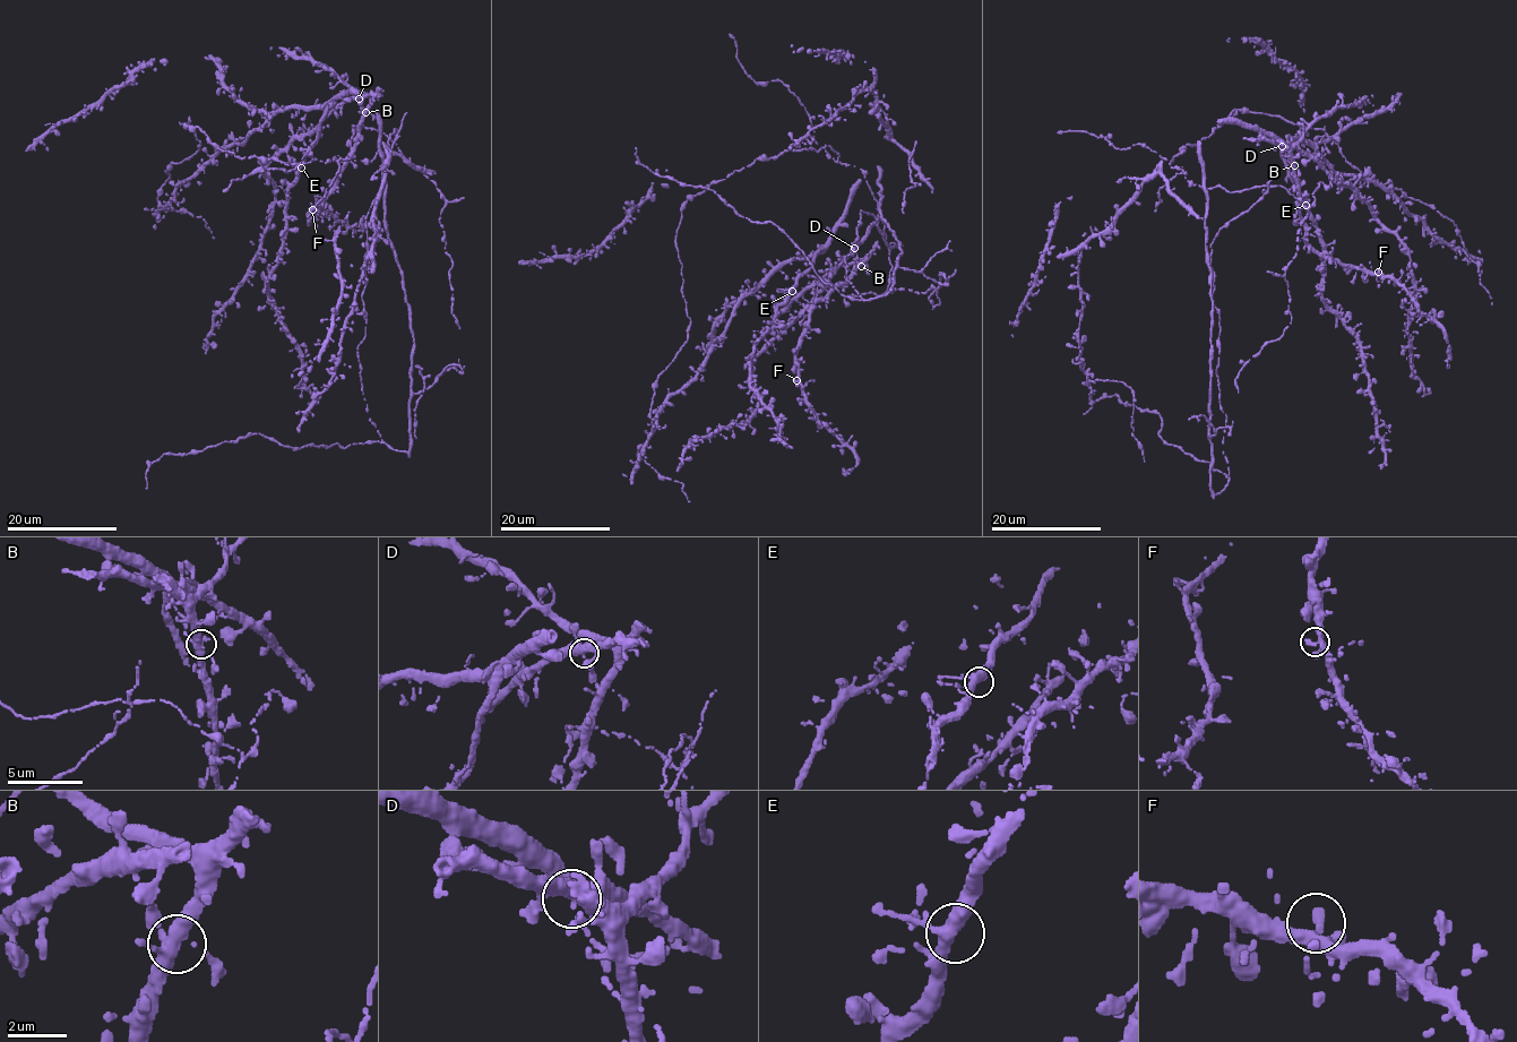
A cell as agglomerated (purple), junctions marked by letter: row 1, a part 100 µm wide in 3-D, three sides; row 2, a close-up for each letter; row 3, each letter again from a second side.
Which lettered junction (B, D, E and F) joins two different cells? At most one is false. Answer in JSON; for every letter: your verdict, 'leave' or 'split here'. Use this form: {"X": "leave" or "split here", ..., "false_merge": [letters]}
{"B": "leave", "D": "leave", "E": "leave", "F": "leave", "false_merge": []}

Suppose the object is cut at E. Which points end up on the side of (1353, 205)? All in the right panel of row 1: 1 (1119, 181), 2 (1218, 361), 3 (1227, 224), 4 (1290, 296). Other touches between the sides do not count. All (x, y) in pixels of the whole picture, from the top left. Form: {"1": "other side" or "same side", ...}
{"1": "same side", "2": "same side", "3": "same side", "4": "other side"}

